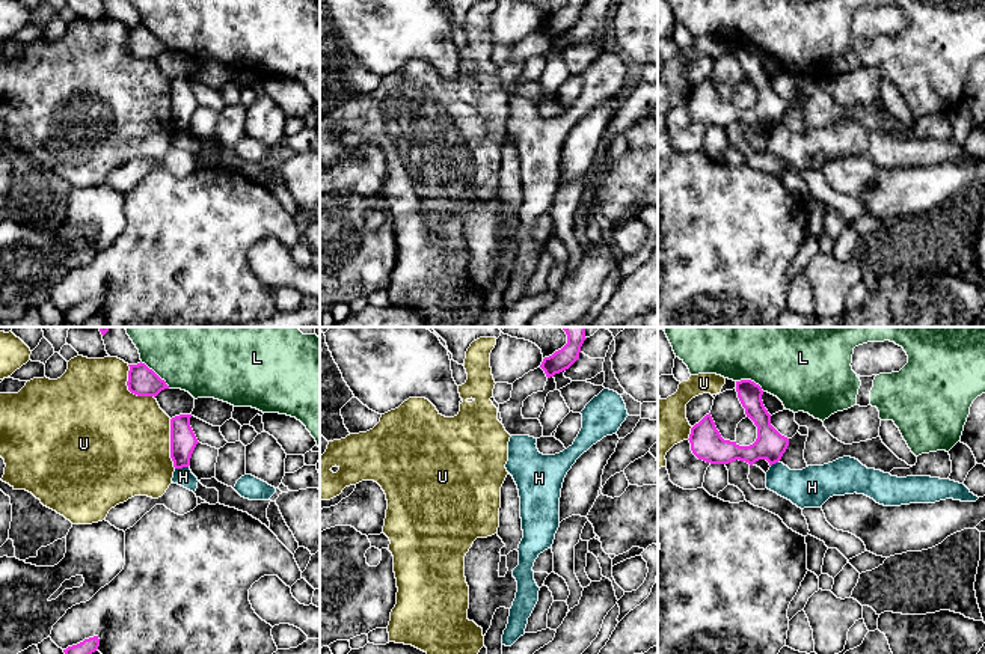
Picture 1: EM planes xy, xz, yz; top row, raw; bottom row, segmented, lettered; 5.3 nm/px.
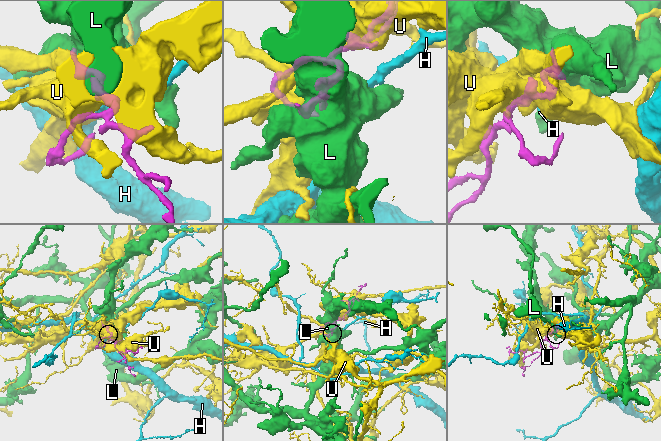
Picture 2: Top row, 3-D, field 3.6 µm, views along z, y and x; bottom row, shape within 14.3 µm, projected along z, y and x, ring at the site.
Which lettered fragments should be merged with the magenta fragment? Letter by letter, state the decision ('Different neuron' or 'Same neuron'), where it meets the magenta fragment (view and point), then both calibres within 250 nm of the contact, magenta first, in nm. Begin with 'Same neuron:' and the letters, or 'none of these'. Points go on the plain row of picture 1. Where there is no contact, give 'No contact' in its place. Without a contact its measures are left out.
Same neuron: none of these
H: Different neuron. Touches magenta at xy (181, 130). Thickness 140 nm (magenta) against 100 nm
L: Different neuron. Touches magenta at xy (154, 35). Thickness 160 nm (magenta) against 300 nm
U: Different neuron. Touches magenta at xy (130, 53). Thickness 160 nm (magenta) against 500 nm

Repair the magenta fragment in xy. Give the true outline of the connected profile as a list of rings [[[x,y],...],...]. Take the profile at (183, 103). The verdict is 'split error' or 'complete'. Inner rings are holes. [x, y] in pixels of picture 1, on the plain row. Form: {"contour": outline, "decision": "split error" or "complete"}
{"contour": [[[180,77],[170,81],[170,121],[175,131],[190,128],[192,116],[199,105],[192,89],[192,77]]], "decision": "complete"}

